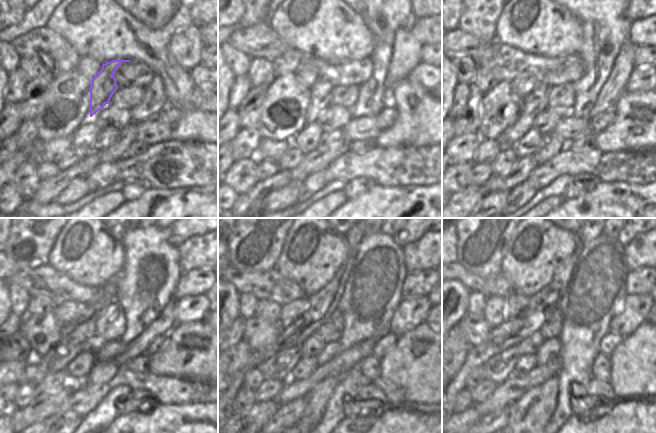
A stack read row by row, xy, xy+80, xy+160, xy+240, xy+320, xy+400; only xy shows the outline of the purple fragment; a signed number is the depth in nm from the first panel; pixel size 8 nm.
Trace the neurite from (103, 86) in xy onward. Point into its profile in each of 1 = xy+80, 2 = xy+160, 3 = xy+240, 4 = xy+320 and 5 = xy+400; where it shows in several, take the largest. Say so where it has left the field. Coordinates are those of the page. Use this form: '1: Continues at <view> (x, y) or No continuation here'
1: Continues at xy+80 (320, 92)
2: Continues at xy+160 (536, 102)
3: Continues at xy+240 (56, 360)
4: Continues at xy+320 (279, 367)
5: Continues at xy+400 (498, 369).

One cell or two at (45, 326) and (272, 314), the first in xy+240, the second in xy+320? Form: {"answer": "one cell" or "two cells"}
{"answer": "two cells"}

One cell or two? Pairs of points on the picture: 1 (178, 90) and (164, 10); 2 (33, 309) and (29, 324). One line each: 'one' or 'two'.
1: two
2: two

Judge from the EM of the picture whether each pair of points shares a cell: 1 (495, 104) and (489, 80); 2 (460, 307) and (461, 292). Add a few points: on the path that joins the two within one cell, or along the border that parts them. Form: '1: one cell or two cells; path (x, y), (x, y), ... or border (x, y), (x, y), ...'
1: two cells; border (500, 81), (482, 93)
2: one cell; path (460, 303), (461, 296)

